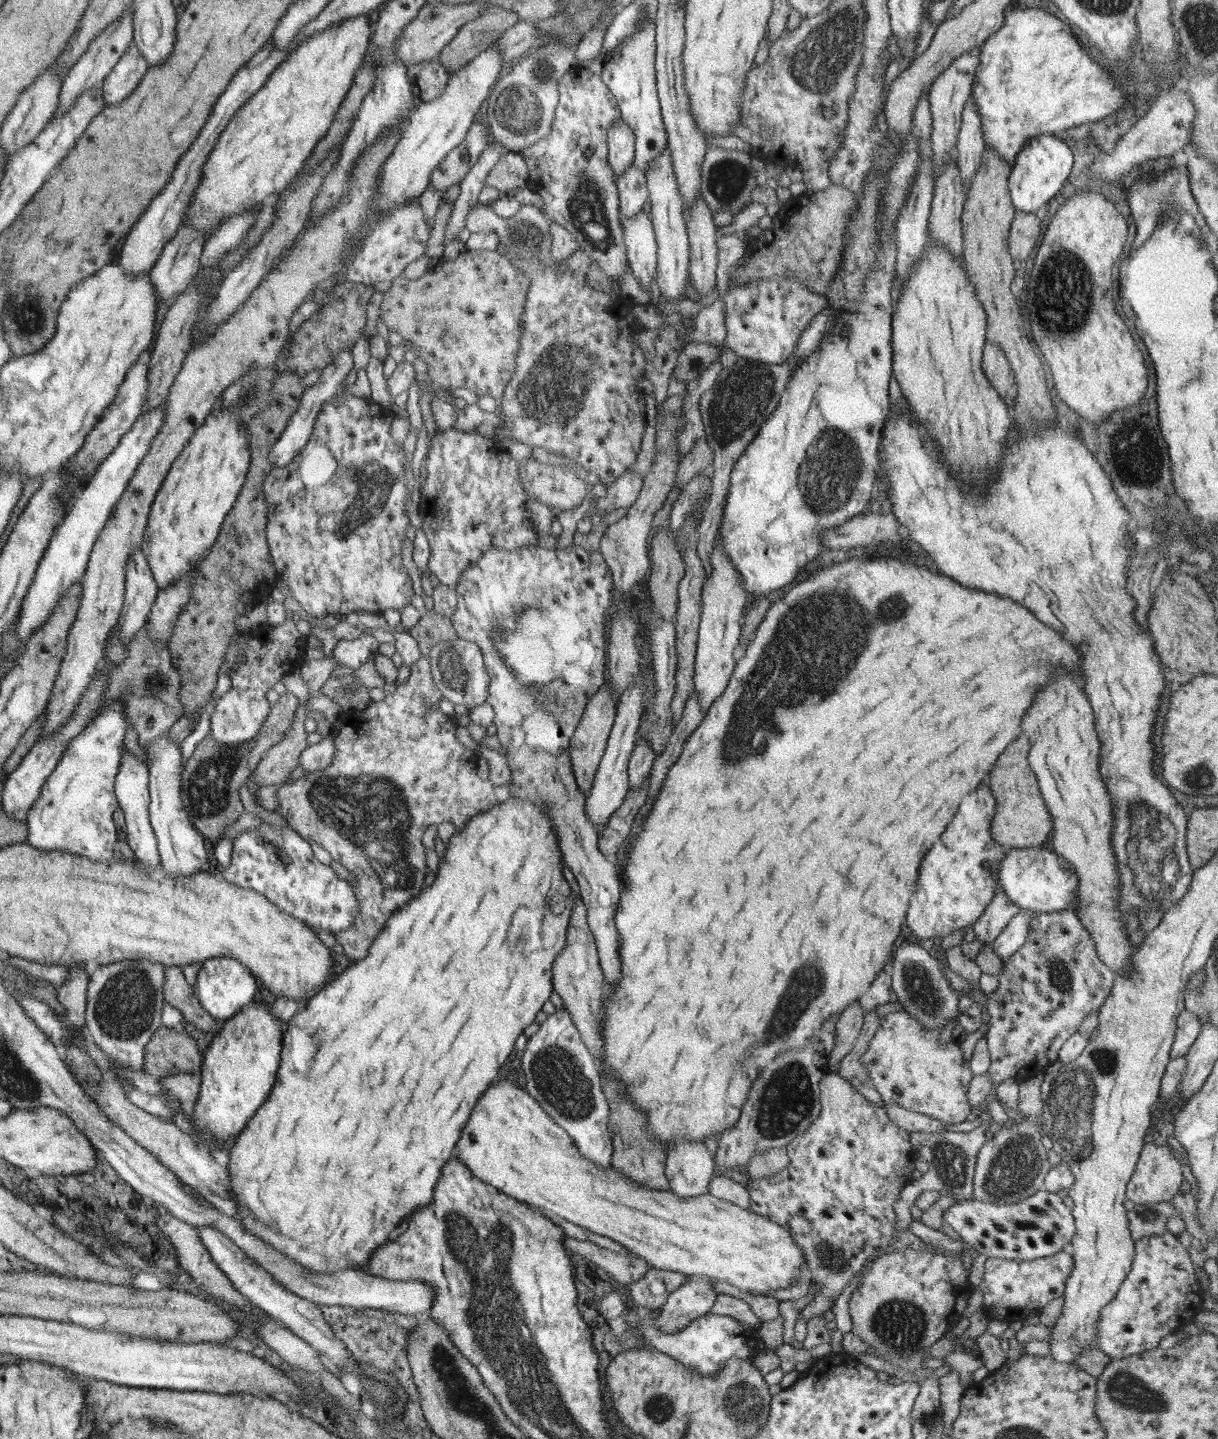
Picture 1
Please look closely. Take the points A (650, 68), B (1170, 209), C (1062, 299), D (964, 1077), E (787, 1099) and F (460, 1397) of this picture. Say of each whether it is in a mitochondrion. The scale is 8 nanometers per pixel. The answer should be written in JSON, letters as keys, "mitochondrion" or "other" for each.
{"A":"other","B":"mitochondrion","C":"mitochondrion","D":"other","E":"mitochondrion","F":"mitochondrion"}

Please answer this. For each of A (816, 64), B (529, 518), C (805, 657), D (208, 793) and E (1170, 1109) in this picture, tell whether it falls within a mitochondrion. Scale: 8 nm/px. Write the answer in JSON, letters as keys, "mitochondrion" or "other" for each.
{"A":"mitochondrion","B":"mitochondrion","C":"mitochondrion","D":"mitochondrion","E":"other"}

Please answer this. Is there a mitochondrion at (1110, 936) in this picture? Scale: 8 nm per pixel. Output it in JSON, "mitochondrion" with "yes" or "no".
{"mitochondrion":"no"}

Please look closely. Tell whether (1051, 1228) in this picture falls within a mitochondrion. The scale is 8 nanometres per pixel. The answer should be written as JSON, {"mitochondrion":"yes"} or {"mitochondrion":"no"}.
{"mitochondrion":"no"}

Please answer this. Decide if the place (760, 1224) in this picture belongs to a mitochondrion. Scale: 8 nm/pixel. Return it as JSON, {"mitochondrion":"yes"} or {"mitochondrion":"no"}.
{"mitochondrion":"no"}

